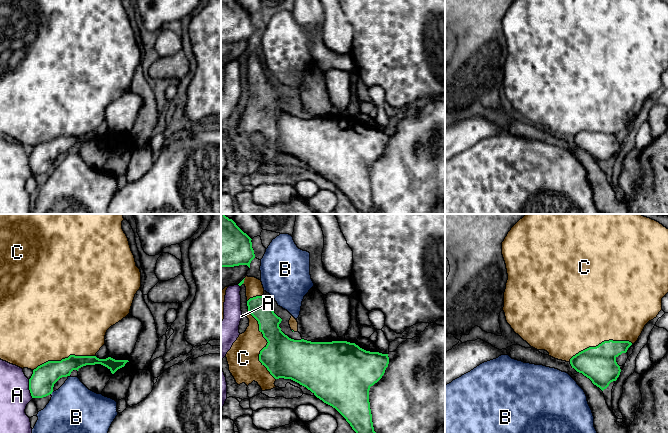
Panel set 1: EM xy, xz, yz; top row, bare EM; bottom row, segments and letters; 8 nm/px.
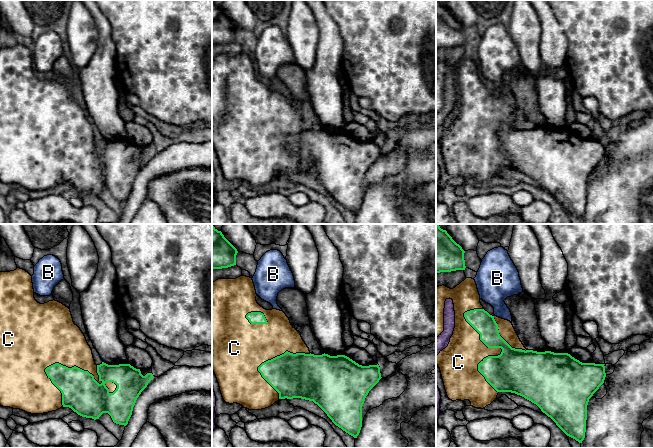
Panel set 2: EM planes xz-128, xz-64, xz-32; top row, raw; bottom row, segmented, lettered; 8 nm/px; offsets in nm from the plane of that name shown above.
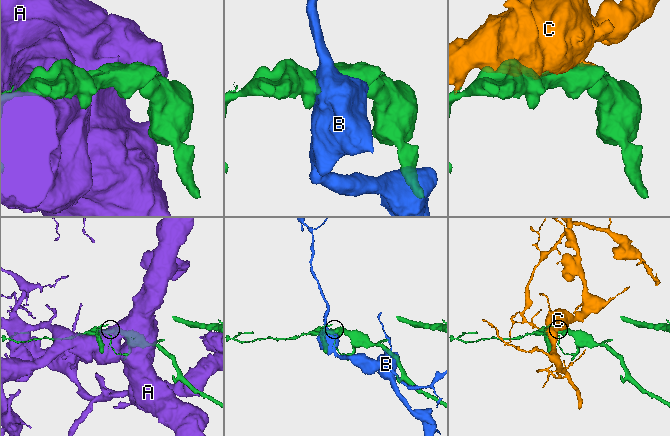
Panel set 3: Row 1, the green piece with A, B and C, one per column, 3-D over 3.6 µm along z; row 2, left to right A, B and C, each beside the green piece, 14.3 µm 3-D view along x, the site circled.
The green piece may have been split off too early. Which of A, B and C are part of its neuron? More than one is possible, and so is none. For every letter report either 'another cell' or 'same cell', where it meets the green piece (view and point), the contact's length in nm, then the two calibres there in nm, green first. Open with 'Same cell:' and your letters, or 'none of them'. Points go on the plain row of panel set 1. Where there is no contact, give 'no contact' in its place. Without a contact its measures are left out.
Same cell: none of them
A: another cell; meets green in xy at (29, 165); contact 160 nm long; 200 nm thick on the green side, 240 nm on the other
B: another cell; meets green in xy at (51, 169); contact 30 nm long; 200 nm thick on the green side, 460 nm on the other
C: another cell; meets green in xz at (266, 122); contact 600 nm long; 320 nm thick on the green side, 260 nm on the other

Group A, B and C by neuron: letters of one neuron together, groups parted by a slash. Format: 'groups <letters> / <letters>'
groups A / B / C

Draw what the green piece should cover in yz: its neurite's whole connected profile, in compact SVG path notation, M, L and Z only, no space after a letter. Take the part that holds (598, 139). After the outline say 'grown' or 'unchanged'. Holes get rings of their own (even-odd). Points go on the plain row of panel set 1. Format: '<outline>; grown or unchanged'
M604 117L573 132L570 140L603 167L619 153L621 145L616 134L626 129L631 121L629 117Z; unchanged

